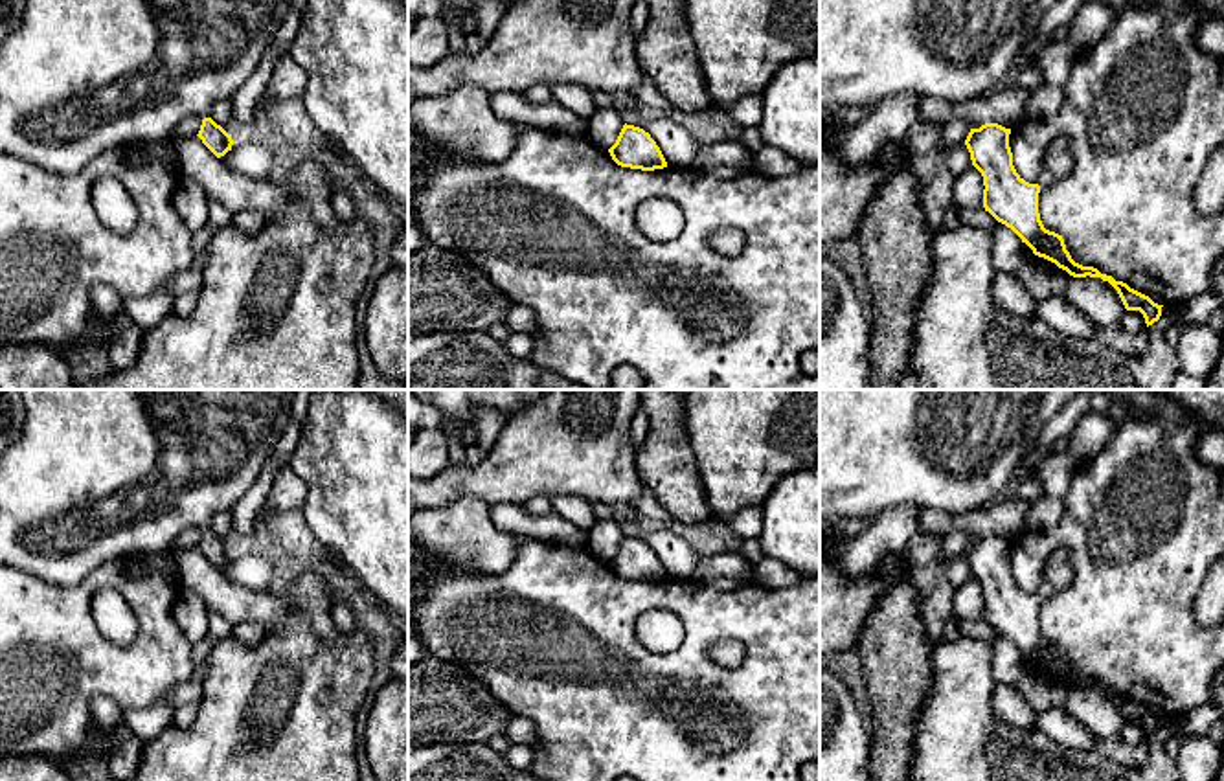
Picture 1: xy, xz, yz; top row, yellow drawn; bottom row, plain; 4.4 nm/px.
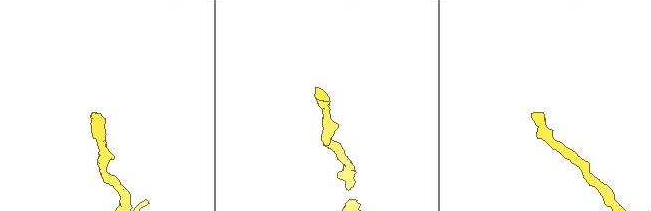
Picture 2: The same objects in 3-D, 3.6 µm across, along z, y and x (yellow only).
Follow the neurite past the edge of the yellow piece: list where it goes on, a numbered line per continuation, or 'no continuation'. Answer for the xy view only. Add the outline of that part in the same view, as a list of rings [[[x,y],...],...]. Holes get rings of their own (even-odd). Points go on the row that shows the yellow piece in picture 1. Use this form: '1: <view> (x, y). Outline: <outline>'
1: xy (78, 78). Outline: [[[26,0],[18,29],[0,42],[0,153],[57,175],[74,175],[118,145],[169,140],[184,118],[210,118],[215,103],[233,97],[272,46],[290,6],[292,0]]]

